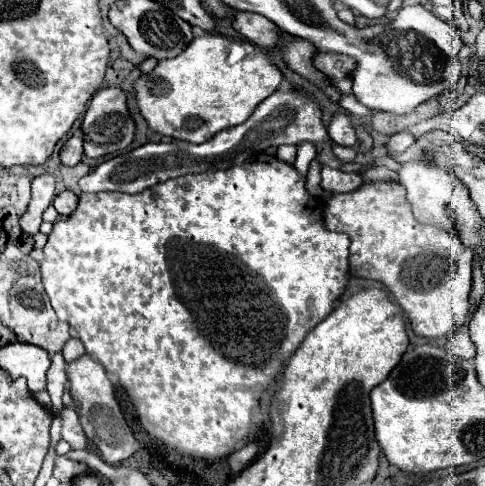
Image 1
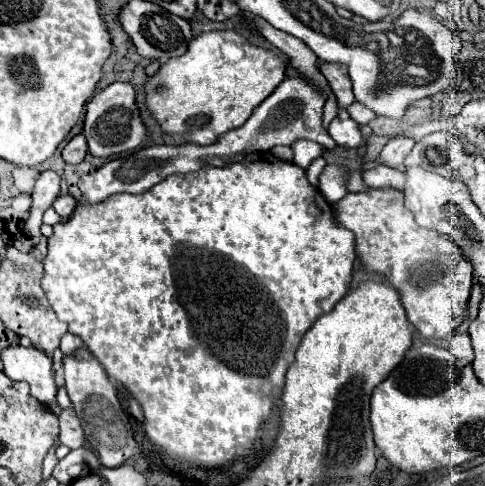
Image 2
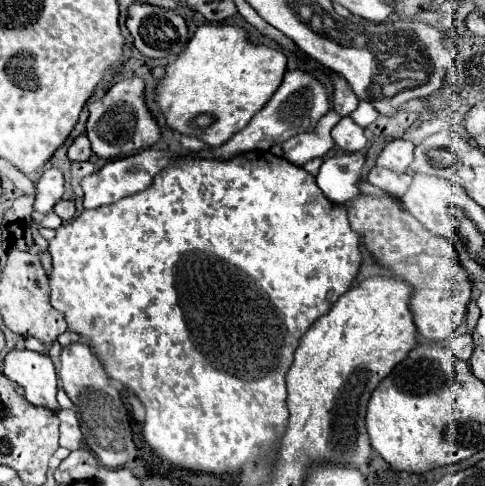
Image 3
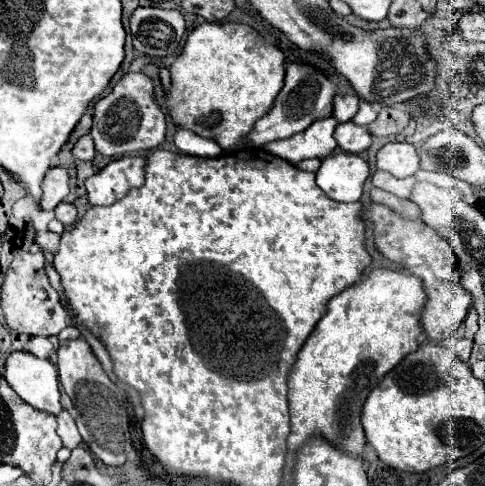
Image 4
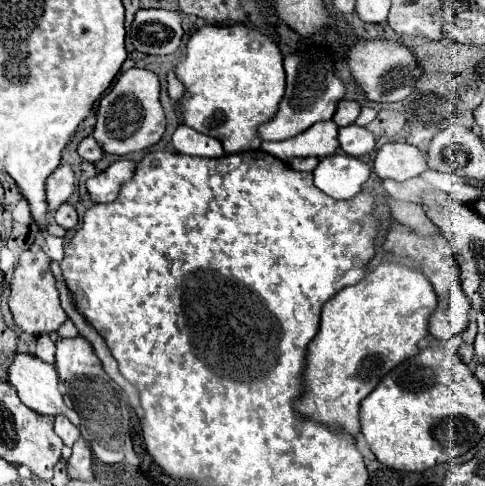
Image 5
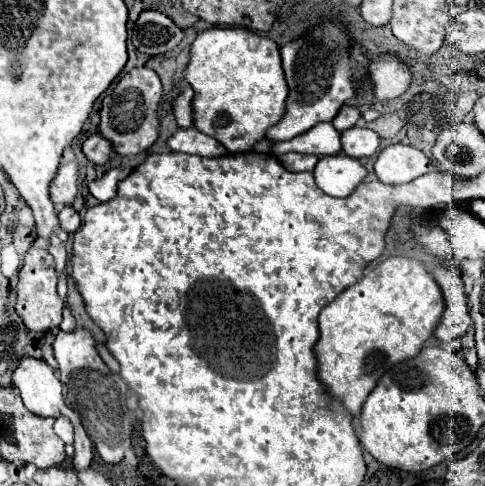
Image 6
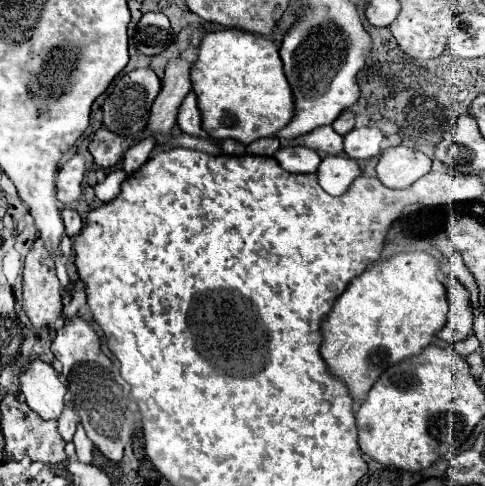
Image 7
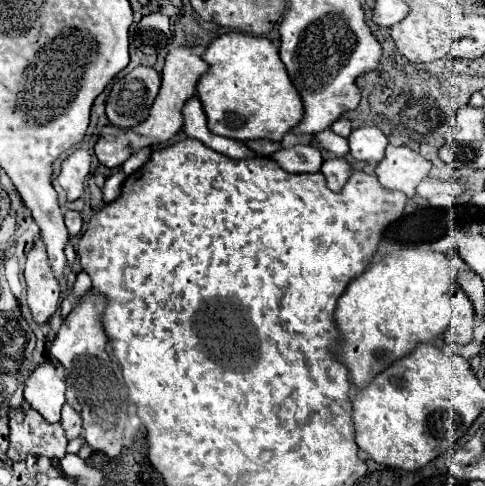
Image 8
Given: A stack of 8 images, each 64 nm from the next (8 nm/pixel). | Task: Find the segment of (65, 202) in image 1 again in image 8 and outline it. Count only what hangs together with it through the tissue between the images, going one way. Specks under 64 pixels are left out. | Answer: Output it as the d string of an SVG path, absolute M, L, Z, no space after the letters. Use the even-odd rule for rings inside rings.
M68 210L68 212L64 214L64 220L66 220L66 228L68 228L70 236L76 236L76 234L80 232L80 228L82 228L82 218L80 218L80 214Z

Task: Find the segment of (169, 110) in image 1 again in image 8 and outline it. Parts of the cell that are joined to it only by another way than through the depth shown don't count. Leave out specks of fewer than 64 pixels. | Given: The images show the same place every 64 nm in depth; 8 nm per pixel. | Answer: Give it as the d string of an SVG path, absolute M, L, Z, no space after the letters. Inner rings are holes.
M228 32L228 34L212 38L206 52L202 54L202 60L208 64L208 70L198 78L196 96L202 102L204 114L208 118L208 128L212 134L228 136L228 138L236 138L244 142L258 140L258 138L280 142L282 136L300 122L300 116L304 112L300 104L300 96L286 74L286 68L278 56L278 48L268 38Z

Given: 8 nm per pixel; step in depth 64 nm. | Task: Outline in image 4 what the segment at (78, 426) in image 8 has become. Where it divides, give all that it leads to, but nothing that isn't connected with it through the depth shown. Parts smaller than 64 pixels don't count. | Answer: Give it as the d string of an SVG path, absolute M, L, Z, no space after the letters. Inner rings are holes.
M62 410L56 418L58 418L58 436L60 436L62 444L68 450L74 450L76 446L80 446L82 438L80 438L80 432L76 428L76 422L74 422L72 414L68 410Z

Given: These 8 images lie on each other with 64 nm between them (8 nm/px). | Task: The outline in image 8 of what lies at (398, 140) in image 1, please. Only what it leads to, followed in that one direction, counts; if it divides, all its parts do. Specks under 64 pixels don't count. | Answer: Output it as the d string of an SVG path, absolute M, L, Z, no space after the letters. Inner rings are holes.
M388 146L384 160L376 166L376 176L384 188L408 192L408 196L412 196L418 182L428 176L430 166L432 164L422 154L408 146Z

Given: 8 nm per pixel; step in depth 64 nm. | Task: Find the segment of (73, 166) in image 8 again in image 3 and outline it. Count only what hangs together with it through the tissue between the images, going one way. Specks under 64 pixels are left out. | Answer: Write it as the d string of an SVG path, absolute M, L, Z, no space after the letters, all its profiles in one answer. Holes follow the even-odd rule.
M48 168L40 176L36 184L36 202L34 210L40 214L46 214L54 208L54 204L62 198L64 194L64 176L58 168Z

